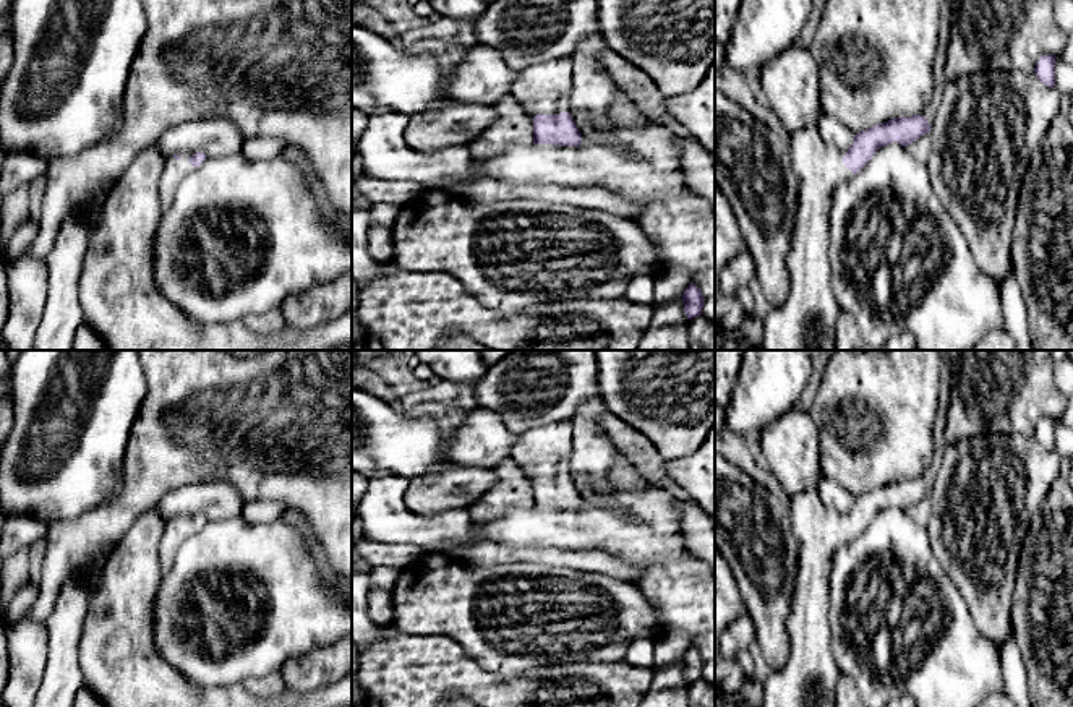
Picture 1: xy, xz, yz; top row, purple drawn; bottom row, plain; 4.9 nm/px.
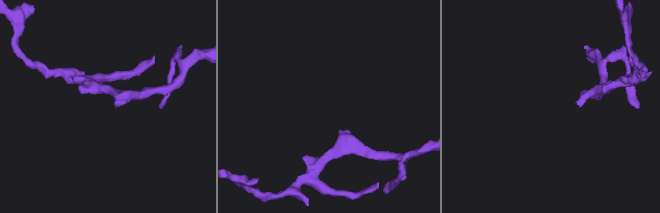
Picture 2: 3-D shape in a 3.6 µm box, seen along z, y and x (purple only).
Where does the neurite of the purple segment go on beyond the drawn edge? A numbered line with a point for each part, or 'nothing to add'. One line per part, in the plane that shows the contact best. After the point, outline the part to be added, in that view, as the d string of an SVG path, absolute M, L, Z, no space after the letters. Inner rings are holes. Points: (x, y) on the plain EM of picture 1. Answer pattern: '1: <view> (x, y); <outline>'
1: xz (543, 451); M554 422L522 433L511 457L522 465L530 482L536 477L554 478L567 475L572 451L572 422Z

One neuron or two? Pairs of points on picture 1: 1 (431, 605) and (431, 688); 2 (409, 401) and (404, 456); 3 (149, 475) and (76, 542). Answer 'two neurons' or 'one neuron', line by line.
1: two neurons
2: two neurons
3: one neuron

